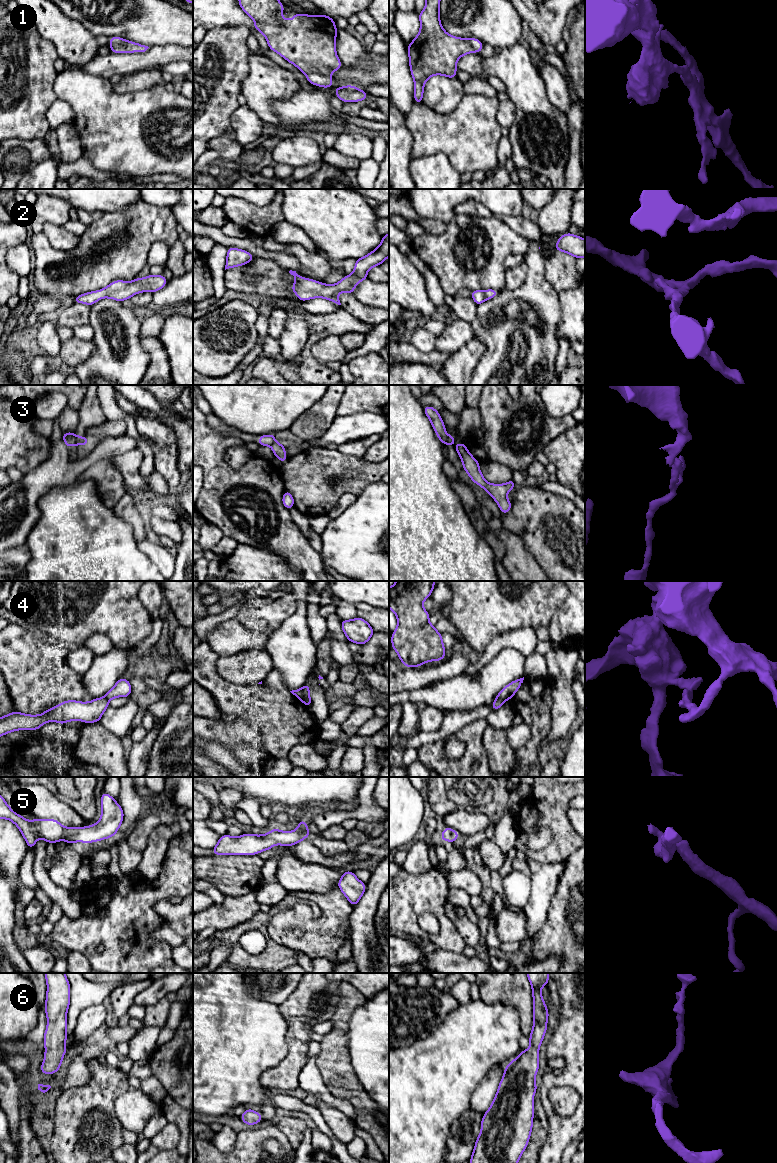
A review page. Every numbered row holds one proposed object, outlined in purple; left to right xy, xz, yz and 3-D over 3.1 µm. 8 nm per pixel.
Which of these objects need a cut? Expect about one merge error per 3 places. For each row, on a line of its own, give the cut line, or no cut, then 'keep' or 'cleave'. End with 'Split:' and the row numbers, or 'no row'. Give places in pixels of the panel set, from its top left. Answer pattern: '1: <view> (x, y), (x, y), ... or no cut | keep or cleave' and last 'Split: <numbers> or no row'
1: no cut | keep
2: no cut | keep
3: xy (75, 436), (77, 444) | cleave
4: xz (302, 688), (302, 694), (299, 698) | cleave
5: no cut | keep
6: no cut | keep
Split: 3, 4

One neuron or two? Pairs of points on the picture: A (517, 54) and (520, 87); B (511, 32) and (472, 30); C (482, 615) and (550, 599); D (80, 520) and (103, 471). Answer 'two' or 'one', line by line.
A: one
B: one
C: one
D: two

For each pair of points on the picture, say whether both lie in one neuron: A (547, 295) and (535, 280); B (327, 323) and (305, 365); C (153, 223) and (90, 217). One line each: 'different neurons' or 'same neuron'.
A: same neuron
B: same neuron
C: different neurons

